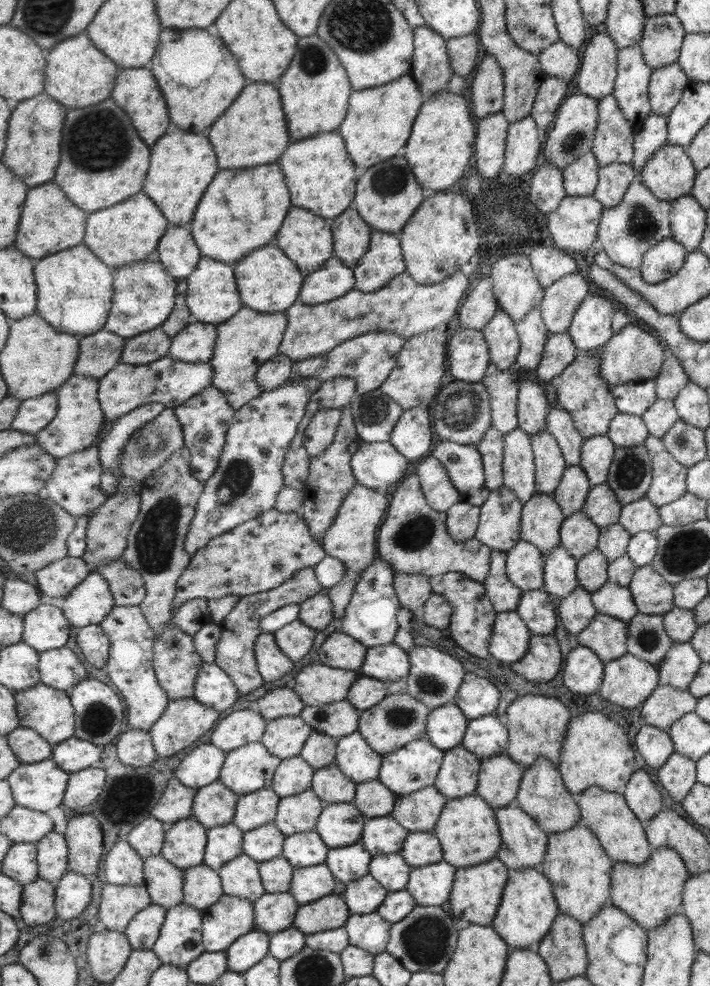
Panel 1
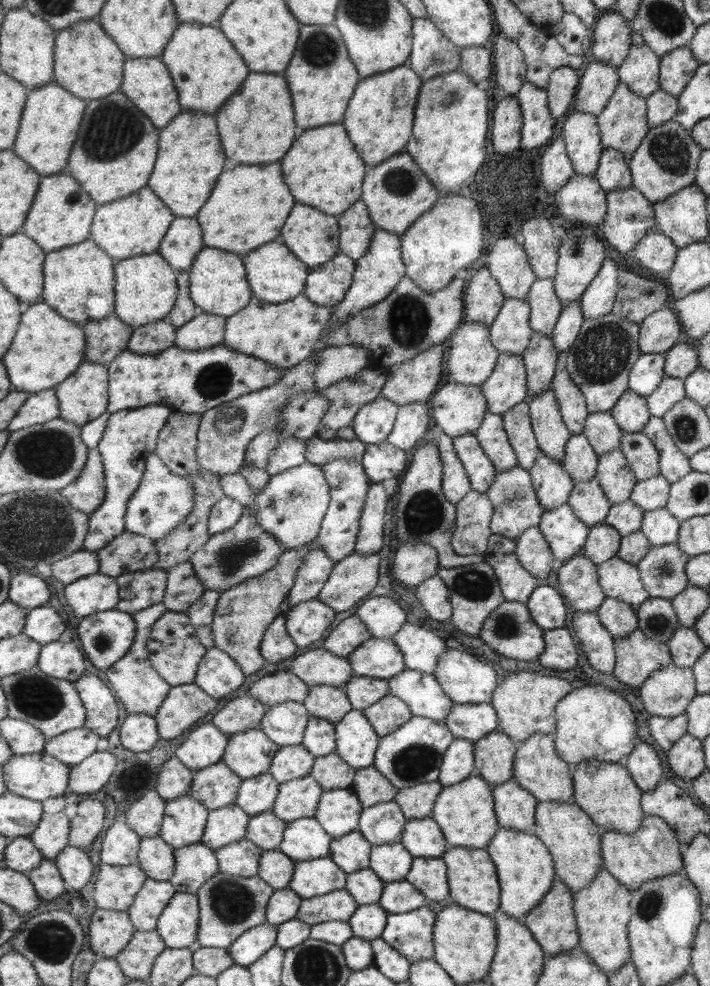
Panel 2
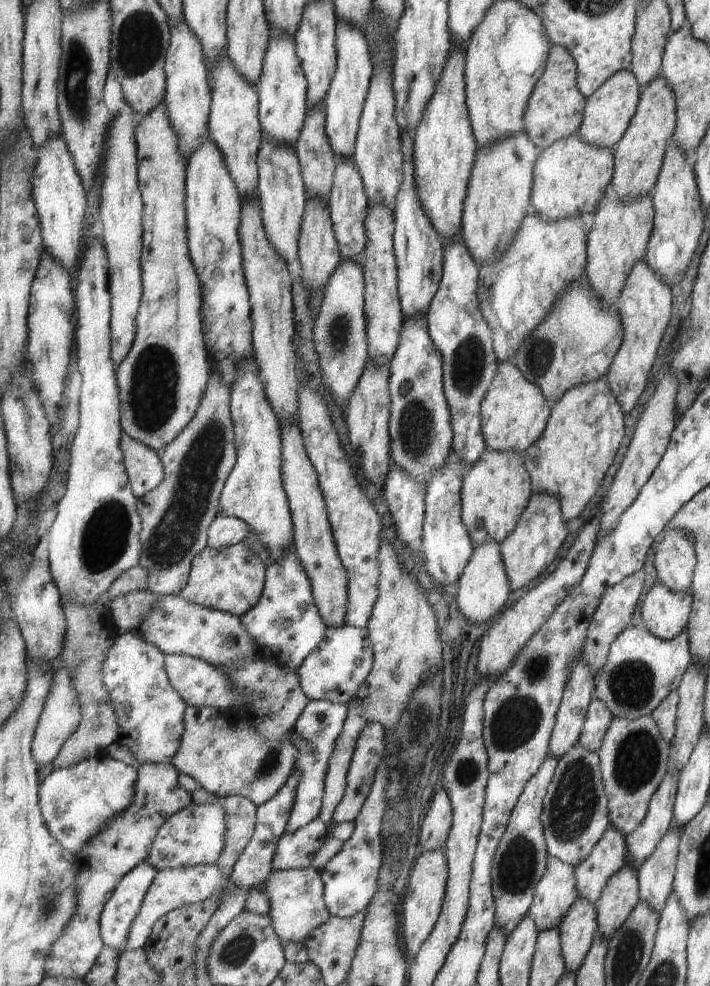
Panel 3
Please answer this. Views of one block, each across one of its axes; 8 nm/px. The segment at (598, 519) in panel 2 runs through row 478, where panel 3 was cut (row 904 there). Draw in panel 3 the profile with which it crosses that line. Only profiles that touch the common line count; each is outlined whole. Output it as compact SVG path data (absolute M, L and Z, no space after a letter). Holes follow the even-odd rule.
M611 824L589 858L576 867L579 898L597 907L609 880L625 866L628 850L626 835Z

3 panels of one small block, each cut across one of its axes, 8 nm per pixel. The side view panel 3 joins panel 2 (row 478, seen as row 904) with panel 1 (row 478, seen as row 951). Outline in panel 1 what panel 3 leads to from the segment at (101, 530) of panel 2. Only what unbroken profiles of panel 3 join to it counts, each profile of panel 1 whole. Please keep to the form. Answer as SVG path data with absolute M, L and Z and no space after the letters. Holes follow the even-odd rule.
M151 403L140 406L140 408L132 410L131 413L114 421L115 425L111 427L107 437L98 446L102 466L105 470L109 470L111 474L115 475L115 478L123 479L121 462L123 462L127 442L131 440L131 436L137 430L141 430L149 422L153 422L165 409L164 404Z

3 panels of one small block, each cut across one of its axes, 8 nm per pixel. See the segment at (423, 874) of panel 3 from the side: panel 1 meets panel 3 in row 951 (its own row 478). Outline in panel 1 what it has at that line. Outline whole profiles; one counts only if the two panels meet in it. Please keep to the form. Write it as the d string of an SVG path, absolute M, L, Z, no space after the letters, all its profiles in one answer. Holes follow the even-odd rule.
M412 472L409 478L401 482L401 486L392 496L388 518L381 526L381 532L378 534L378 555L389 563L396 570L395 572L423 574L429 578L445 573L462 572L468 574L472 579L485 582L489 577L492 549L476 538L468 543L457 543L455 538L449 534L447 520L448 515L446 513L434 510L428 504L420 477L416 472Z

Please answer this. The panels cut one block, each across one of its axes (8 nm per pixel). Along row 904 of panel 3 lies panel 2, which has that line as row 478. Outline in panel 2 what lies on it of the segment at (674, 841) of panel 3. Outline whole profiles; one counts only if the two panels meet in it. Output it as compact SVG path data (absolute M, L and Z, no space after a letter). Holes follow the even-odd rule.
M659 474L647 481L639 481L630 500L639 505L645 513L667 508L670 488L671 483Z

